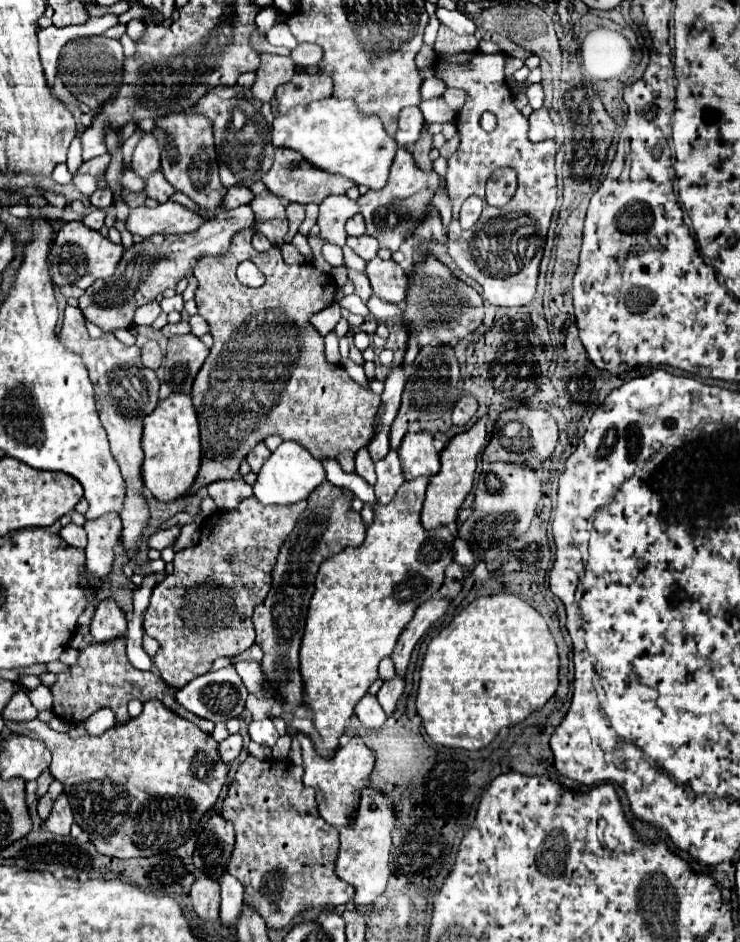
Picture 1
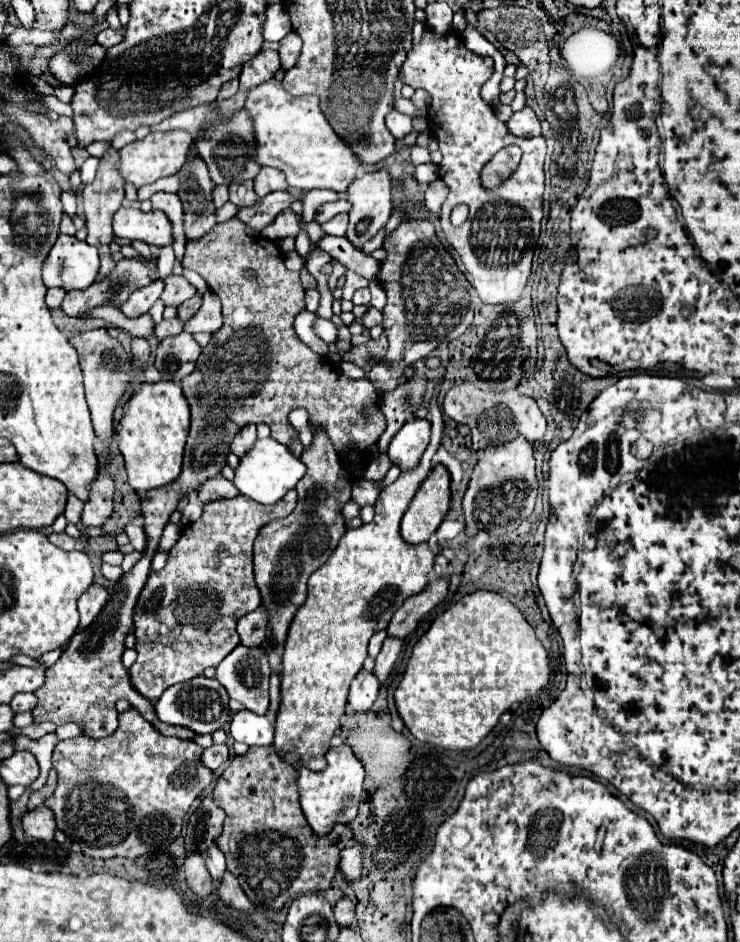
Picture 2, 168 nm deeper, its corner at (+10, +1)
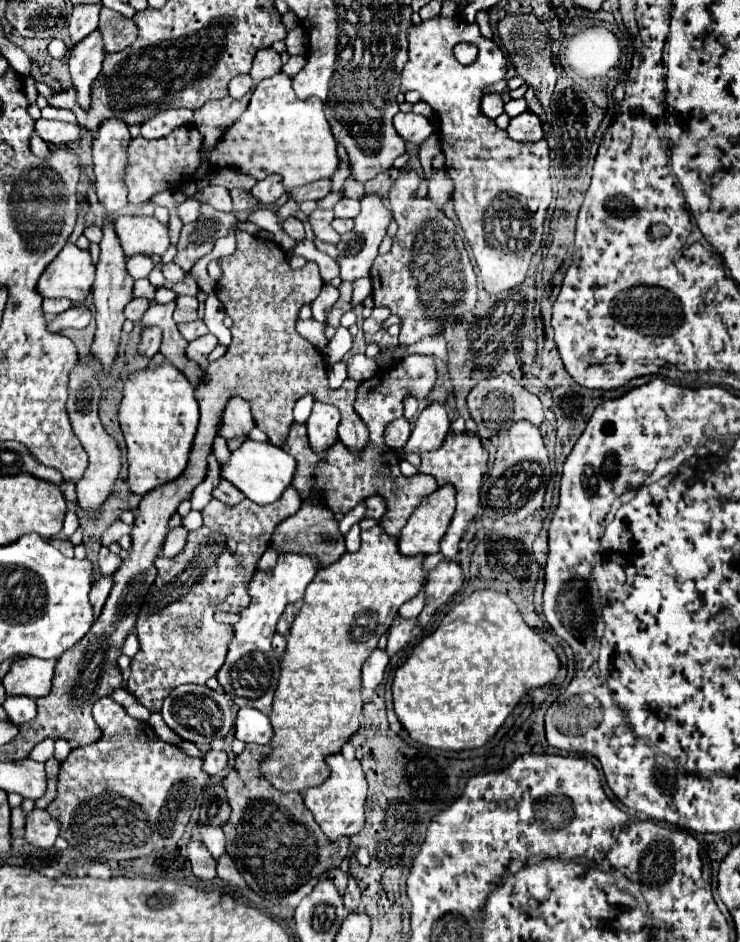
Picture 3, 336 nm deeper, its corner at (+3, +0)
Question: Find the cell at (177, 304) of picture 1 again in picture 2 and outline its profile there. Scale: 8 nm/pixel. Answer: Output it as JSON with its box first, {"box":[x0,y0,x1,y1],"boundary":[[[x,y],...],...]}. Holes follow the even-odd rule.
{"box":[160,276,196,306],"boundary":[[[170,276],[164,280],[164,284],[166,284],[166,288],[164,288],[160,300],[166,306],[178,306],[196,294],[196,290],[186,282],[184,276]]]}

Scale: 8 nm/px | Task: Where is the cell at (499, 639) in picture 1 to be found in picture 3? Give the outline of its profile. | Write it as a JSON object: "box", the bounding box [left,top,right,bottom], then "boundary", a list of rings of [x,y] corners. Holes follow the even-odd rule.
{"box":[393,591,559,751],"boundary":[[[475,591],[455,605],[441,621],[435,633],[427,635],[395,671],[393,709],[409,737],[433,749],[461,751],[485,745],[507,715],[531,689],[543,687],[559,673],[559,657],[553,647],[523,621],[517,605],[497,591]]]}

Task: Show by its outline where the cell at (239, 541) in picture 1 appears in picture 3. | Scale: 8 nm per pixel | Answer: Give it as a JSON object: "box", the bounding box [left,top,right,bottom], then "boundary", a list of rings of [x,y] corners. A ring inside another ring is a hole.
{"box":[127,487,301,713],"boundary":[[[287,487],[281,499],[269,505],[257,505],[245,499],[237,507],[225,507],[225,503],[211,499],[203,509],[203,525],[187,535],[187,545],[183,547],[183,551],[179,551],[171,559],[163,555],[155,559],[157,579],[149,587],[149,593],[145,595],[145,601],[137,615],[135,631],[139,639],[139,651],[131,659],[131,677],[127,681],[127,691],[151,713],[161,711],[165,697],[175,687],[185,683],[205,685],[209,677],[217,675],[221,663],[225,661],[225,647],[229,645],[229,635],[233,635],[233,631],[231,625],[217,623],[213,615],[217,611],[241,613],[249,605],[249,595],[245,591],[245,587],[249,585],[249,577],[253,577],[263,551],[269,547],[275,527],[287,517],[295,515],[299,507],[301,497],[295,487]]]}

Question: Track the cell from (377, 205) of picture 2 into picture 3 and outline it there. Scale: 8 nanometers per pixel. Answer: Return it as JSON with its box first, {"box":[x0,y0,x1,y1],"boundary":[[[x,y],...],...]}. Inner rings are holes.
{"box":[337,195,391,283],"boundary":[[[365,195],[361,199],[361,213],[355,217],[355,227],[349,233],[341,235],[341,239],[337,243],[337,251],[339,251],[337,263],[339,263],[339,269],[341,269],[341,273],[339,273],[341,281],[353,283],[359,277],[369,277],[373,261],[379,255],[379,245],[381,245],[381,241],[387,233],[389,221],[391,221],[391,213],[385,209],[385,203],[381,201],[381,197]]]}

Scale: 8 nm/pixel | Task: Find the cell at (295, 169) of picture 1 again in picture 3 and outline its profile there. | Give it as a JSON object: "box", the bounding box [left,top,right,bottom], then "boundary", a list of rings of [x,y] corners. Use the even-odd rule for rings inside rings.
{"box":[251,175,285,203],"boundary":[[[269,175],[267,179],[261,179],[255,183],[255,187],[251,189],[251,195],[259,201],[259,203],[275,203],[281,195],[285,193],[285,187],[281,183],[279,175]]]}

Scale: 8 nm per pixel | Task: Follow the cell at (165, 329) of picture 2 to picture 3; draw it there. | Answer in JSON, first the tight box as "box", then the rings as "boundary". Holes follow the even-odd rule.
{"box":[179,319,209,341],"boundary":[[[197,319],[197,321],[191,321],[191,323],[181,323],[181,325],[179,325],[179,333],[181,333],[187,341],[193,341],[193,339],[197,339],[197,337],[207,335],[209,329],[207,329],[207,325],[205,325],[201,319]]]}

